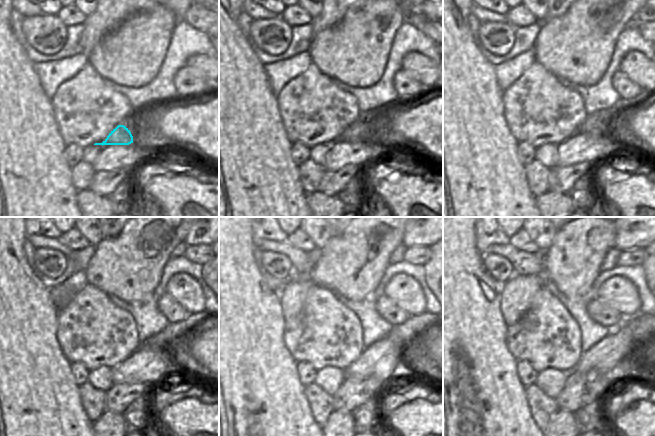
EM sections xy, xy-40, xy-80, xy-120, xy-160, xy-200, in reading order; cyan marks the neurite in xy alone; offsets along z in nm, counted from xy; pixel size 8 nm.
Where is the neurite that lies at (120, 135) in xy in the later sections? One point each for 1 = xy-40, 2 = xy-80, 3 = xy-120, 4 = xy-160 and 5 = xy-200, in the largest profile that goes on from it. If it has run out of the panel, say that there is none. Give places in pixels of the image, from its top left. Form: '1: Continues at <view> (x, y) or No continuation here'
1: Continues at xy-40 (357, 131)
2: Continues at xy-80 (593, 122)
3: Continues at xy-120 (173, 331)
4: Continues at xy-160 (409, 330)
5: Continues at xy-200 (642, 326)

